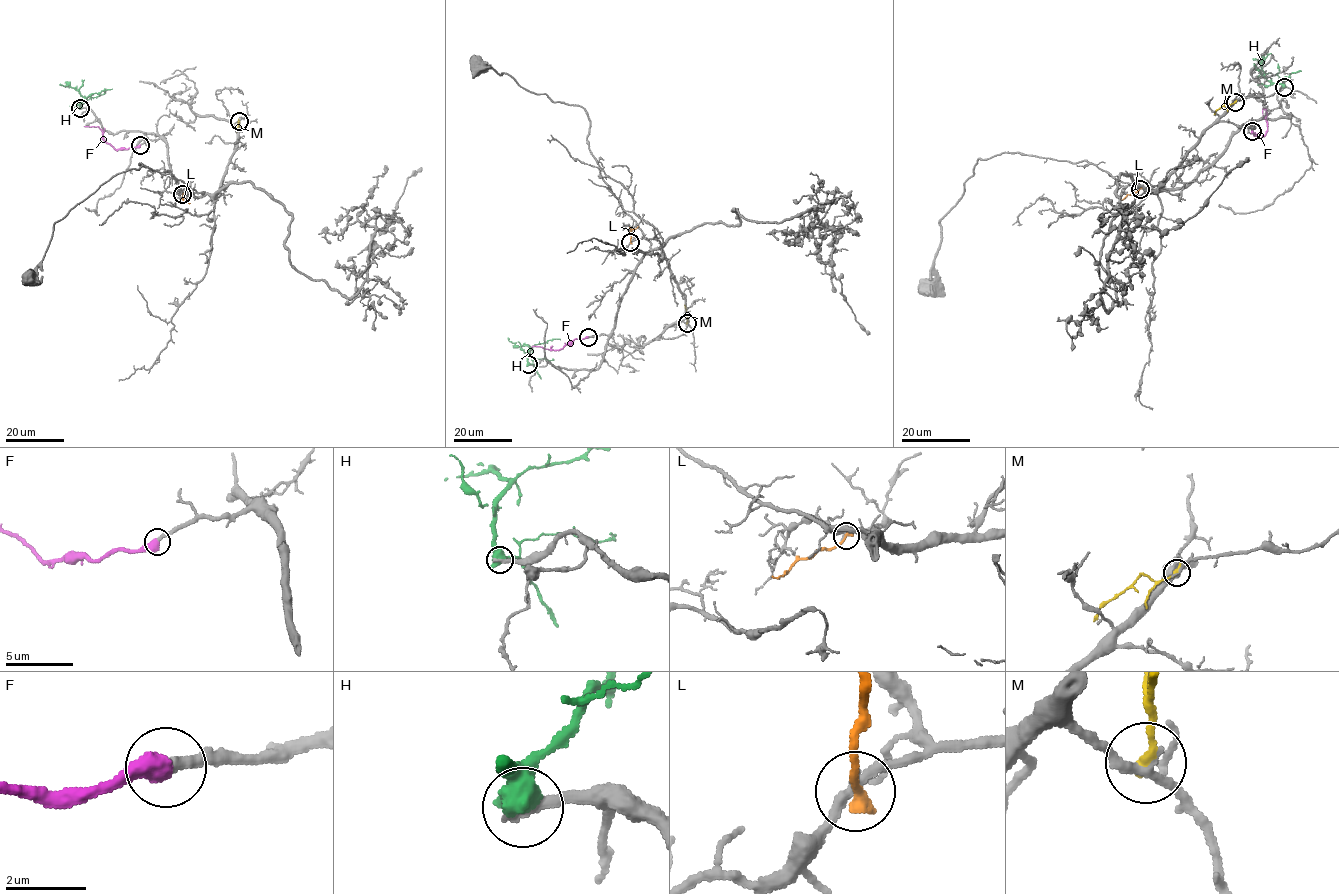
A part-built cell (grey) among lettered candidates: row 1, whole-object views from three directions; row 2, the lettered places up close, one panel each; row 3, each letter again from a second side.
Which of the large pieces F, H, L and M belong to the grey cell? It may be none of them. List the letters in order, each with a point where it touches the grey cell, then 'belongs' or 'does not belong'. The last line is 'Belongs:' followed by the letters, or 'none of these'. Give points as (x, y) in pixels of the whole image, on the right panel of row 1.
F: meets grey at (1252, 131); belongs
H: meets grey at (1284, 87); does not belong
L: meets grey at (1140, 189); does not belong
M: meets grey at (1235, 102); does not belong
Belongs: F

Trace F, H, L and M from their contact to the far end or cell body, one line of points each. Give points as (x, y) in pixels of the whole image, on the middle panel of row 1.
F: (588, 337), (574, 339), (553, 350), (532, 347)
H: (528, 364), (527, 352), (531, 347), (517, 346), (507, 338)
L: (630, 242), (630, 231), (638, 226)
M: (686, 323), (684, 304)

